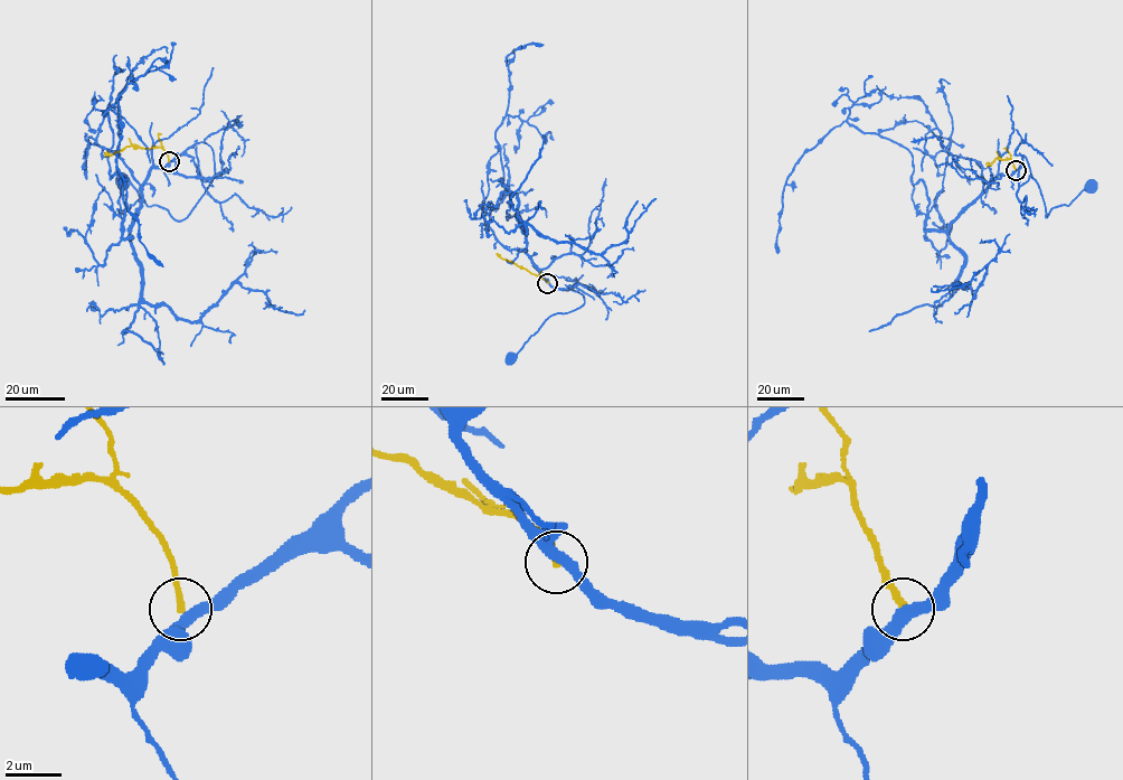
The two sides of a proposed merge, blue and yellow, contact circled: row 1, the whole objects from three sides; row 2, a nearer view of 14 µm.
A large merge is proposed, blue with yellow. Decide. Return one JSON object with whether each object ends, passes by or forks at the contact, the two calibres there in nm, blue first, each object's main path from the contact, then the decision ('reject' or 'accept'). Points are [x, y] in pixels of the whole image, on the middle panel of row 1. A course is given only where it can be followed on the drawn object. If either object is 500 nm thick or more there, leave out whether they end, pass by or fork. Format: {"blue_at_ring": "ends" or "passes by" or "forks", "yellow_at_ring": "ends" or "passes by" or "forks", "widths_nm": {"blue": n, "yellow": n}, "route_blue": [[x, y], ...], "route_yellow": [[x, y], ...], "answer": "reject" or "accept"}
{"blue_at_ring": "passes by", "yellow_at_ring": "ends", "widths_nm": {"blue": 400, "yellow": 260}, "route_blue": [[548, 283], [577, 291], [585, 302], [568, 312], [554, 313], [510, 357]], "route_yellow": [[548, 283], [496, 253]], "answer": "reject"}

